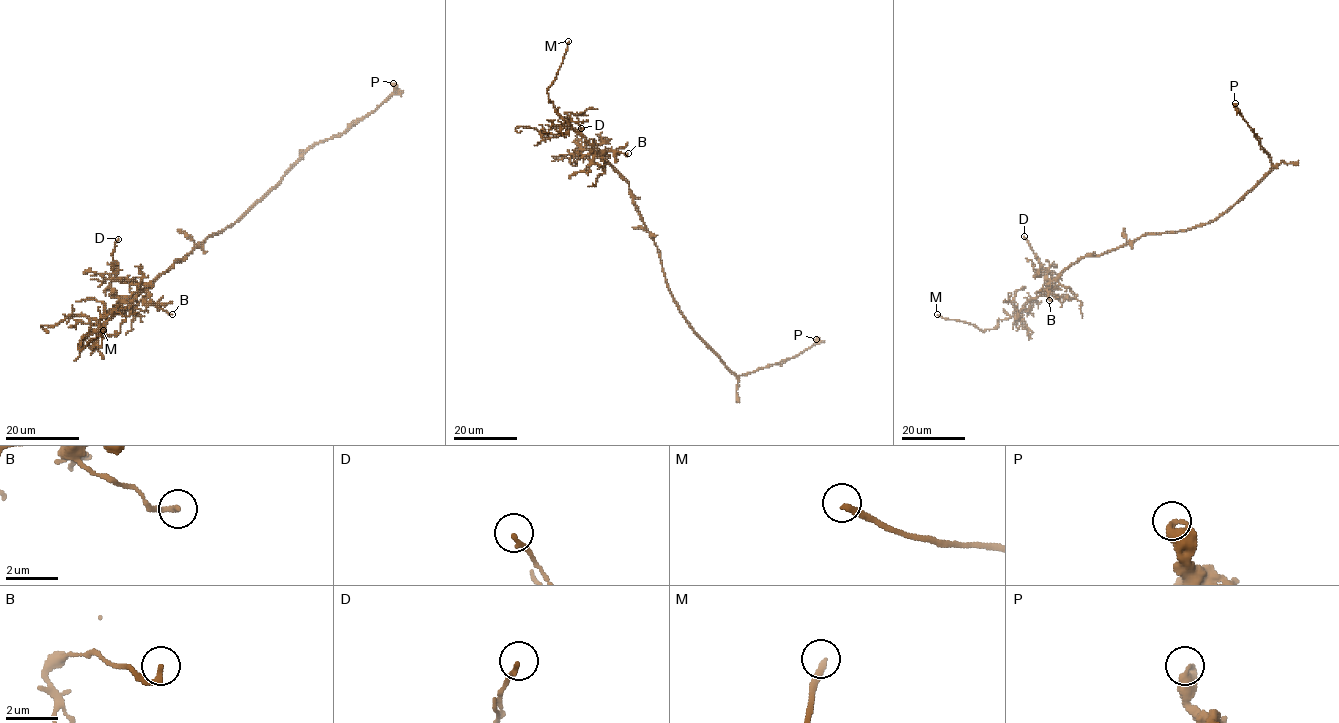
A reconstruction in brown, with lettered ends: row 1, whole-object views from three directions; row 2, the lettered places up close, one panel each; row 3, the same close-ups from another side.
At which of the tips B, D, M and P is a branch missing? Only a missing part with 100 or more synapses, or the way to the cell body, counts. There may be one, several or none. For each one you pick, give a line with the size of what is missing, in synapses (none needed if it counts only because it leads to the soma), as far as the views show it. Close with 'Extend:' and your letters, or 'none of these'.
Extend: M

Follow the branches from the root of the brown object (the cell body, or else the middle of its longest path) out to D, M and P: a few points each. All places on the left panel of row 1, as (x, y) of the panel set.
D: (209, 236), (143, 290), (125, 282), (113, 272), (112, 253), (118, 239)
M: (209, 236), (183, 259), (161, 273), (126, 308), (95, 332), (85, 336), (78, 348), (82, 349), (103, 330)
P: (209, 236), (234, 223), (310, 147), (340, 135), (372, 113), (395, 91), (393, 83)

